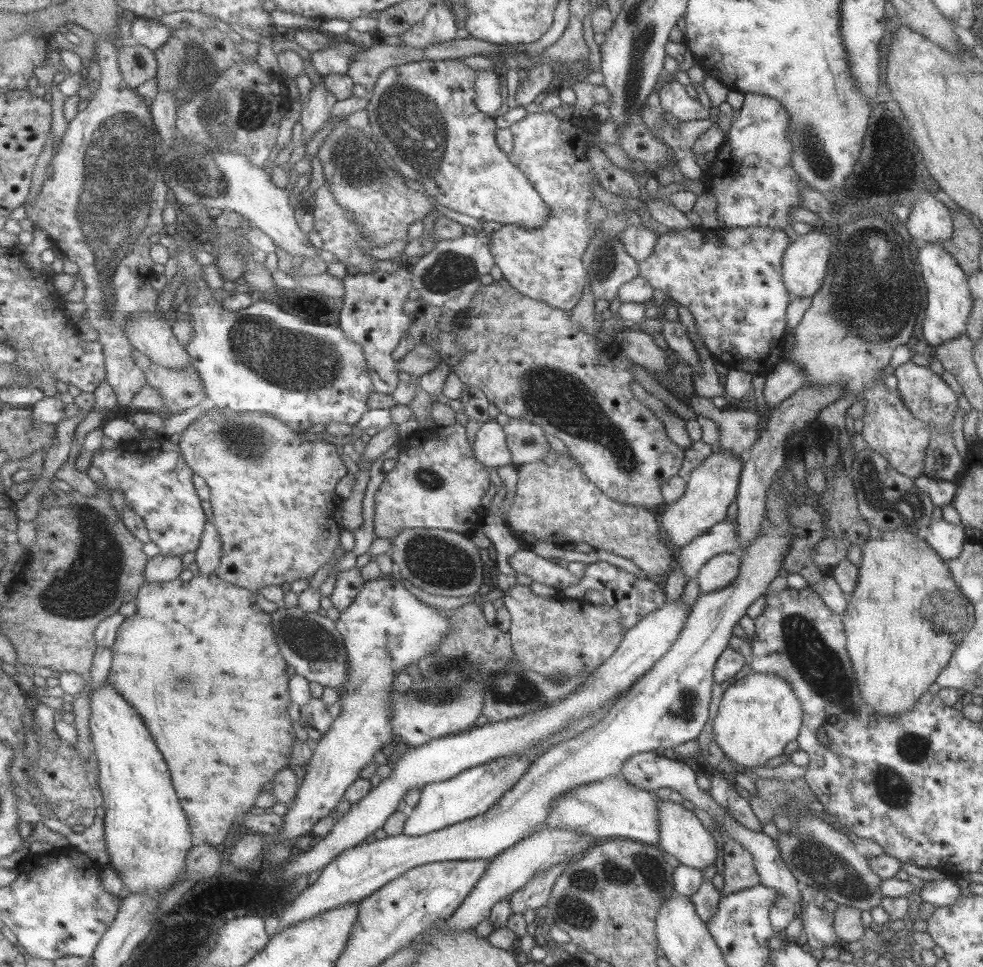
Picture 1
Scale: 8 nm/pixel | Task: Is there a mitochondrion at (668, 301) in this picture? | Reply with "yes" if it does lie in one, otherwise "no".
no

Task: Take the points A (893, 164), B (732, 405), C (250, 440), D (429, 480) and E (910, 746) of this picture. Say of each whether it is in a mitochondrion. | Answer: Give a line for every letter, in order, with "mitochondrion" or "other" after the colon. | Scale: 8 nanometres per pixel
A: other
B: other
C: mitochondrion
D: mitochondrion
E: mitochondrion

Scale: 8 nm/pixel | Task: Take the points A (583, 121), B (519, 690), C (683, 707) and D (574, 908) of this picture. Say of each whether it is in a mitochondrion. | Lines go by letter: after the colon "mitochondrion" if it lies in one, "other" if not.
A: other
B: mitochondrion
C: mitochondrion
D: mitochondrion

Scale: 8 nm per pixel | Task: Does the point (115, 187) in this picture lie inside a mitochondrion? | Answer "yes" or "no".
yes

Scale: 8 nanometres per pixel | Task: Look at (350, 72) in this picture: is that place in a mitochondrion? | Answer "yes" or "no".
no

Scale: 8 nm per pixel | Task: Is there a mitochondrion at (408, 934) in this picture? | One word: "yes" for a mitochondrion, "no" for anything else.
no

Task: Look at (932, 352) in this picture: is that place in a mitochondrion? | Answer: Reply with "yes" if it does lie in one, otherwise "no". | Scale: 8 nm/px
no

